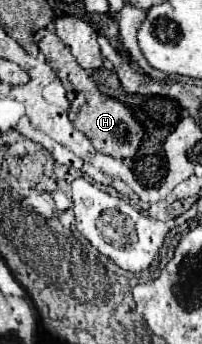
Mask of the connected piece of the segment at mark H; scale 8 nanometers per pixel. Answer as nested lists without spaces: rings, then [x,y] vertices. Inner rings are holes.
[[[48,28],[38,30],[34,38],[40,46],[40,52],[48,58],[48,64],[56,66],[58,78],[64,82],[70,82],[74,88],[74,92],[66,90],[70,104],[72,104],[70,106],[72,124],[92,140],[92,144],[98,152],[108,154],[112,158],[134,158],[138,148],[142,146],[144,128],[134,120],[130,110],[122,102],[118,102],[118,100],[114,100],[114,98],[110,98],[98,90],[92,76],[86,74],[86,70],[82,66],[78,66],[76,58],[70,54],[70,48],[52,30],[48,30]]]

